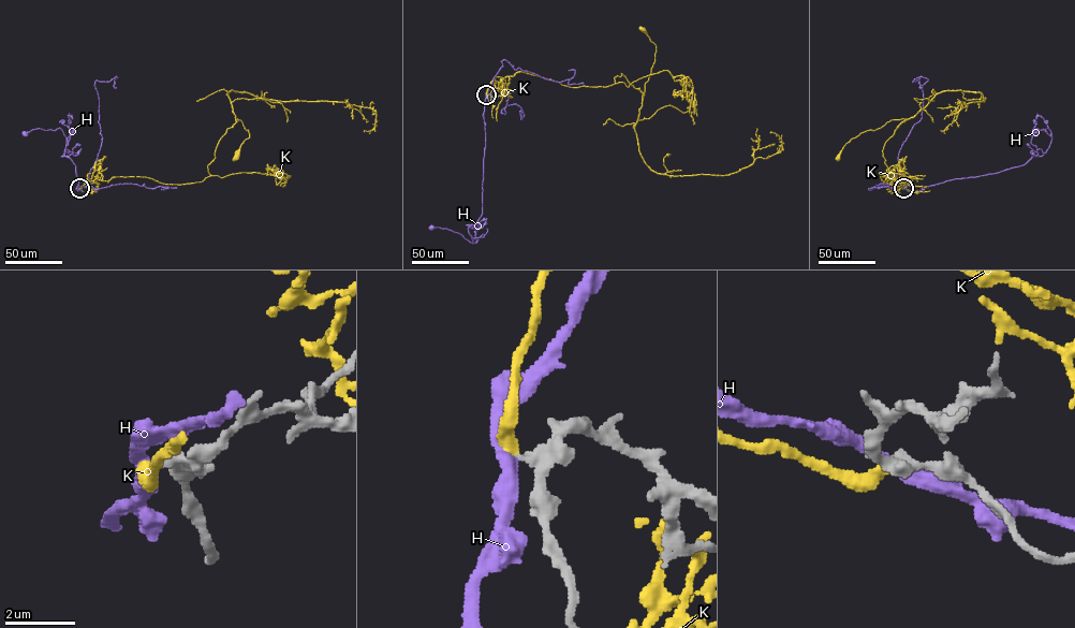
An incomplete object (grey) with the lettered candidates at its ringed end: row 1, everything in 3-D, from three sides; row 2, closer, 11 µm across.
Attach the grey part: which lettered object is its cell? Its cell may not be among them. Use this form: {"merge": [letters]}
{"merge": ["K"]}

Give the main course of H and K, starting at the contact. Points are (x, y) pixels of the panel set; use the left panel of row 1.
H: (79, 188), (77, 191), (75, 165), (70, 158), (61, 157), (67, 143), (60, 128), (35, 129), (25, 133)
K: (79, 188), (102, 174), (106, 181), (202, 181), (237, 119), (249, 136), (236, 157)

